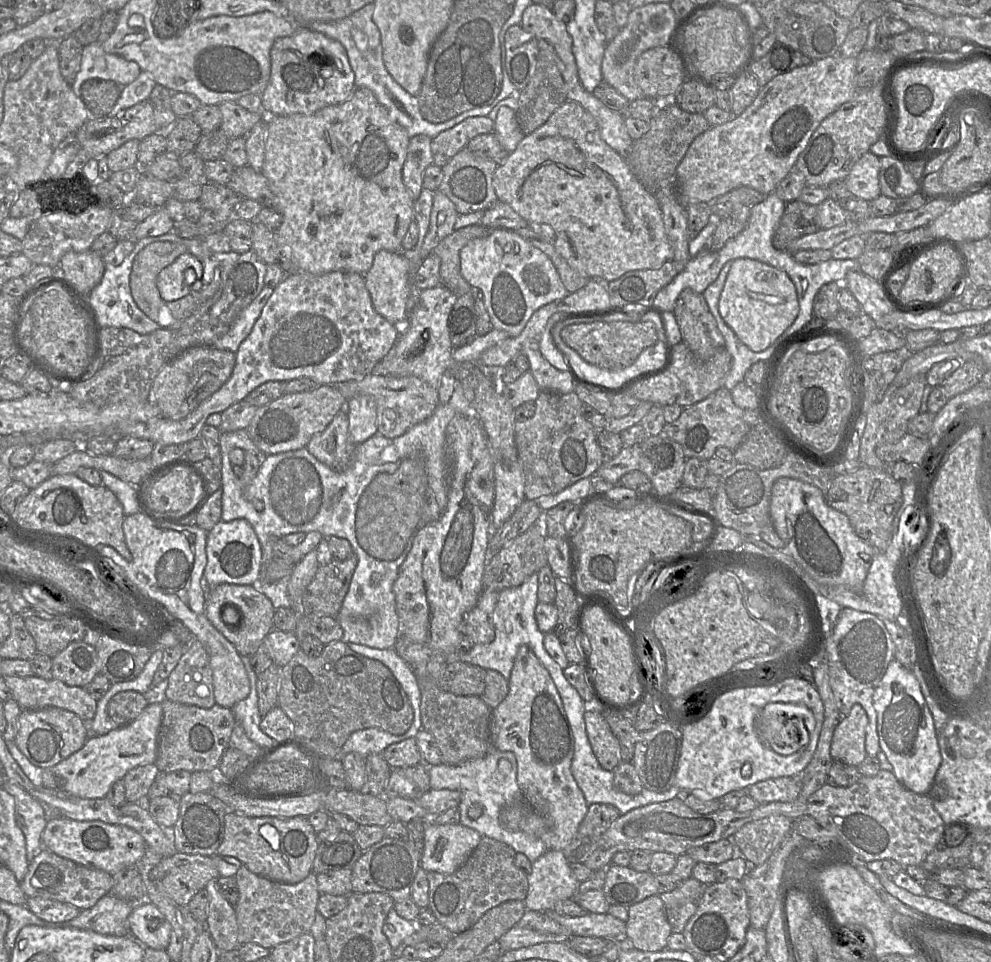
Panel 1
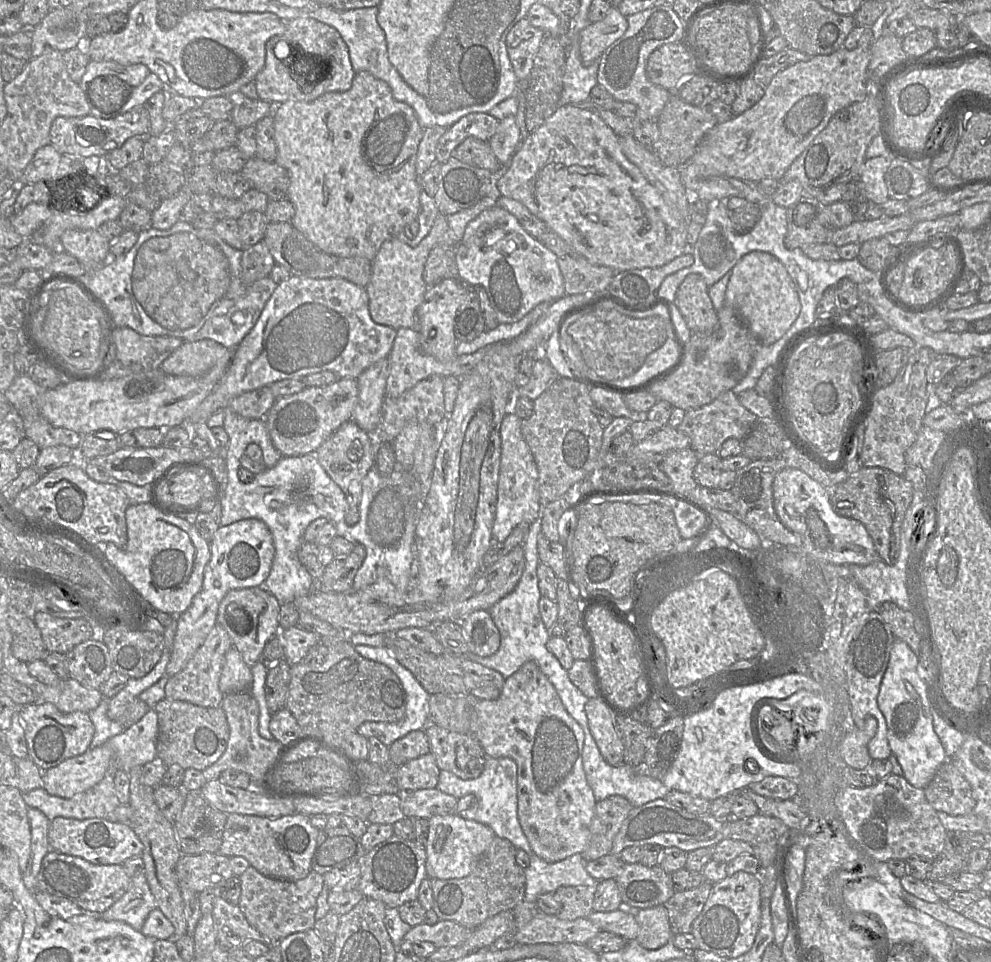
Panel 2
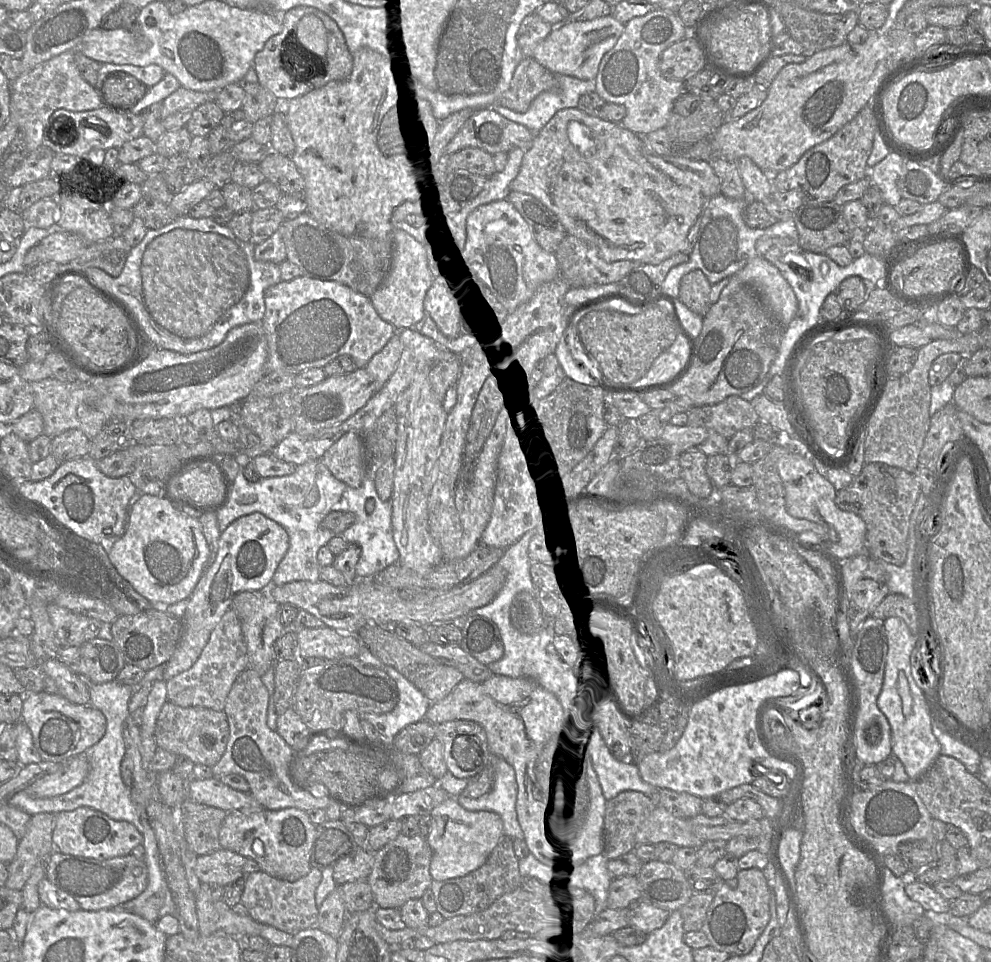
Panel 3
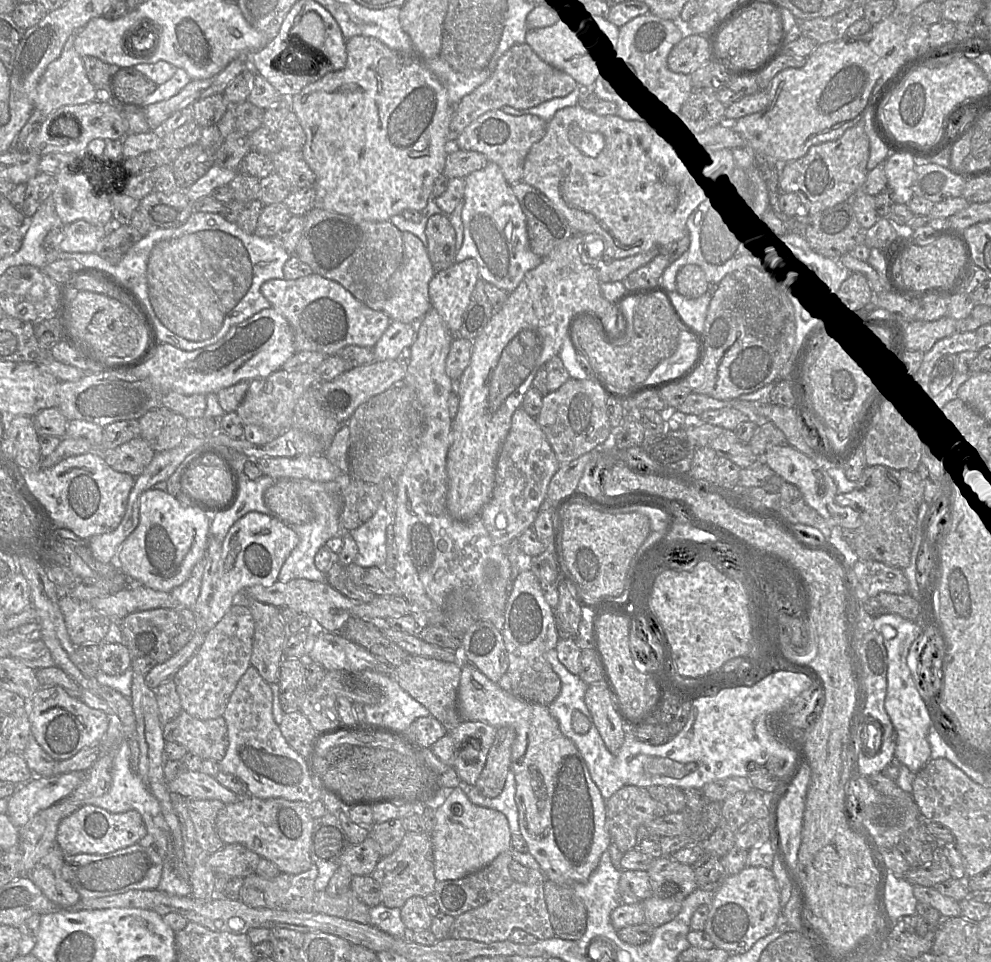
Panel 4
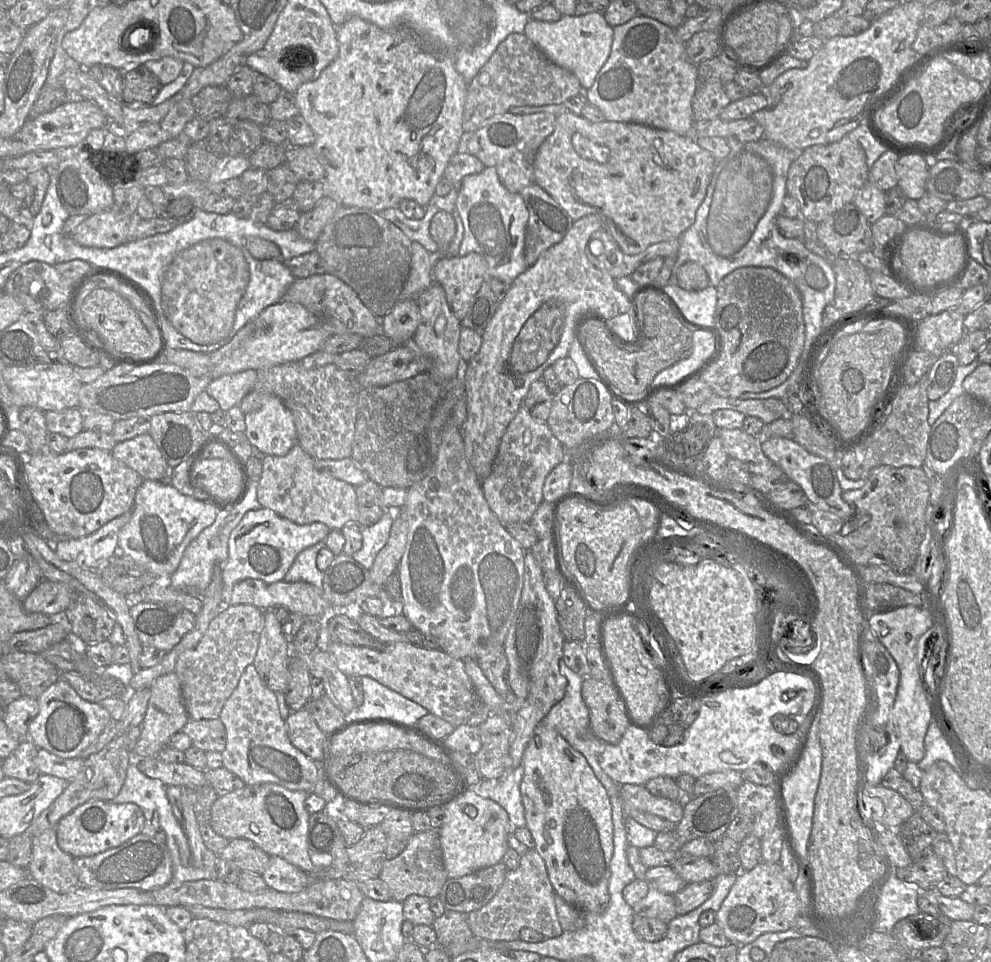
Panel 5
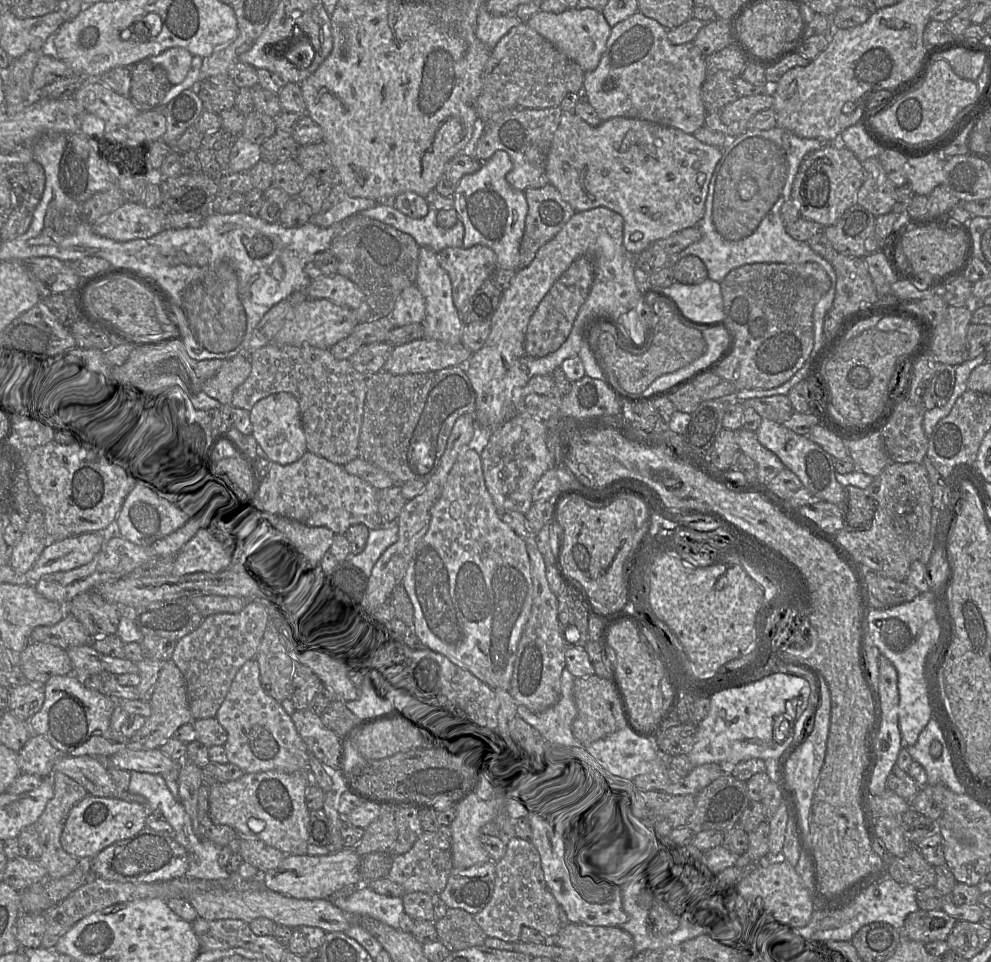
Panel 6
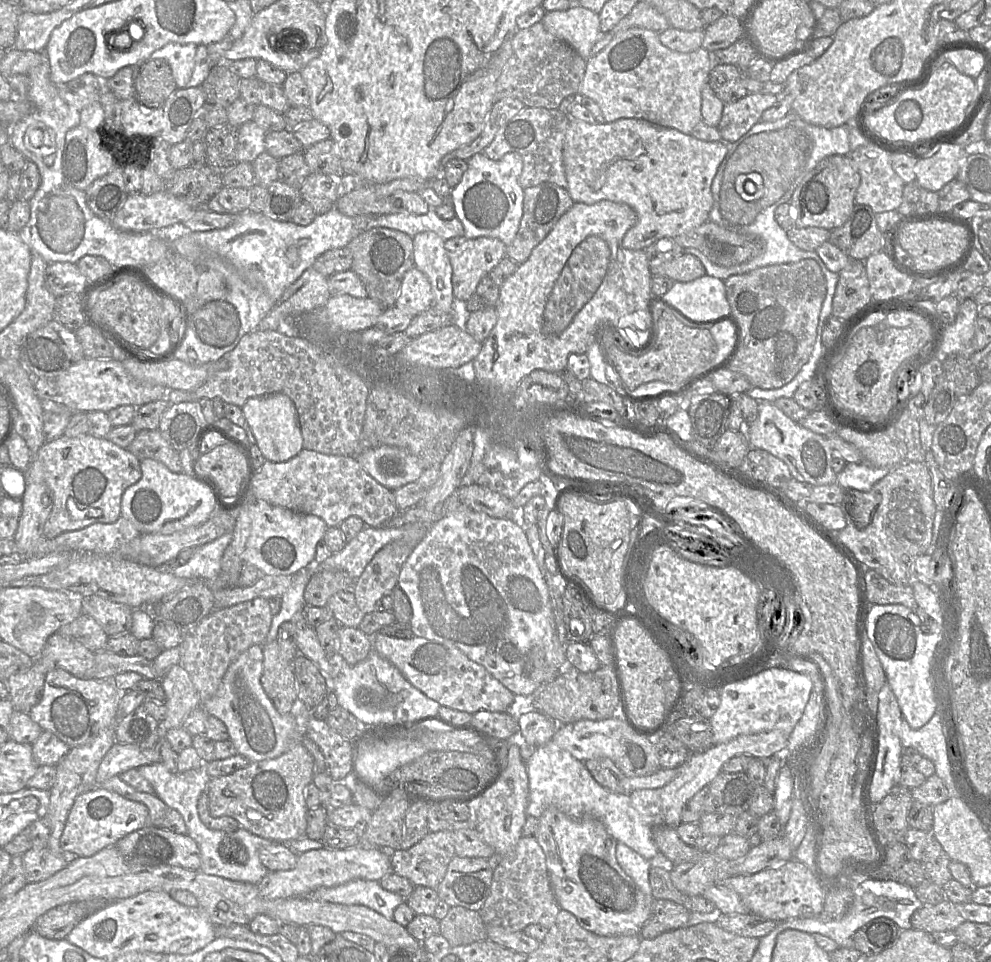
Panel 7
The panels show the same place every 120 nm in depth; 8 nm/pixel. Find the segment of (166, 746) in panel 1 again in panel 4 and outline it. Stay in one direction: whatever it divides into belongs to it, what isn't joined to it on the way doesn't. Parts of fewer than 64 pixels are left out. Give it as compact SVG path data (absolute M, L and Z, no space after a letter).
M183 709L163 726L163 737L166 742L178 743L203 760L218 763L228 749L228 731L223 717L201 720Z

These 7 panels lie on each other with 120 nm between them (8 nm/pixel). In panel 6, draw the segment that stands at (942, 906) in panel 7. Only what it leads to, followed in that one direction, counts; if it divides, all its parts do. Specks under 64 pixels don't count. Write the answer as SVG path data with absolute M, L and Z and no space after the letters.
M922 910L908 914L904 921L903 936L923 944L947 941L958 920L944 910Z

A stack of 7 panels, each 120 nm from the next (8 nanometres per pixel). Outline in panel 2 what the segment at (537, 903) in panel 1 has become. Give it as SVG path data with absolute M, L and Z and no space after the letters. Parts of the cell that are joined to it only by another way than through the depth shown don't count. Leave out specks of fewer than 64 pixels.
M581 853L553 863L531 854L530 864L524 869L526 875L524 900L536 903L541 894L554 893L561 886L598 886L599 880L587 872L586 862Z

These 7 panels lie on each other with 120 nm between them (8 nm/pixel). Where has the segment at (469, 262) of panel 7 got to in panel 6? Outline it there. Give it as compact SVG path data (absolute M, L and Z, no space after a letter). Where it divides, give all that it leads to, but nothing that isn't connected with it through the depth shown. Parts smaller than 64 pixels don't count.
M484 245L448 247L438 253L438 261L450 277L453 302L460 314L497 268L495 252Z

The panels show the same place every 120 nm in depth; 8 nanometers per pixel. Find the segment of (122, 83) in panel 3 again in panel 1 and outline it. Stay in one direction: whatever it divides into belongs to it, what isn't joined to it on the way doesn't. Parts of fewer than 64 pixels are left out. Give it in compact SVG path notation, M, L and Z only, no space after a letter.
M90 78L80 88L80 99L94 116L107 115L119 99L123 87L112 80Z

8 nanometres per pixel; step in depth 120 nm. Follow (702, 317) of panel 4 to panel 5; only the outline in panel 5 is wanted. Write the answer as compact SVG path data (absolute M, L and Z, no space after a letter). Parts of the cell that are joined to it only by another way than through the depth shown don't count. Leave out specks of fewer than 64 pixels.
M677 283L663 287L676 303L681 317L694 325L705 326L702 328L715 326L717 287L710 284L700 291L685 290Z

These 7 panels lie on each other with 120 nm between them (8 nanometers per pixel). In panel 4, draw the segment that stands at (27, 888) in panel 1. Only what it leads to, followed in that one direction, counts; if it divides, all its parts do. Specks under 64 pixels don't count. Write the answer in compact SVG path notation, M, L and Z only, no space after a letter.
M136 843L109 854L65 855L61 874L81 898L102 898L133 890L157 890L163 860L156 849Z

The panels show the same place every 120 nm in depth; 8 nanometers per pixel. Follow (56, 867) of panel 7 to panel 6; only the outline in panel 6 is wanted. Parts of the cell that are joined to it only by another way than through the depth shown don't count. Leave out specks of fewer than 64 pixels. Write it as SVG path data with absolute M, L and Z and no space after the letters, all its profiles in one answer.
M19 856L7 861L2 881L14 889L22 891L46 878L47 870L38 859Z

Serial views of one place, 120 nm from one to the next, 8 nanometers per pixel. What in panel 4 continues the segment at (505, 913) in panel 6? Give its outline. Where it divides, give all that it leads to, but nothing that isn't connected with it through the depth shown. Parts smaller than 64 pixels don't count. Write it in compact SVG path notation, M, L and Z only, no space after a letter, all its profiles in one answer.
M529 869L526 882L514 881L487 903L469 910L454 920L449 938L467 939L481 943L505 941L514 930L523 930L538 940L555 937L545 902L544 883L547 878L541 869Z

